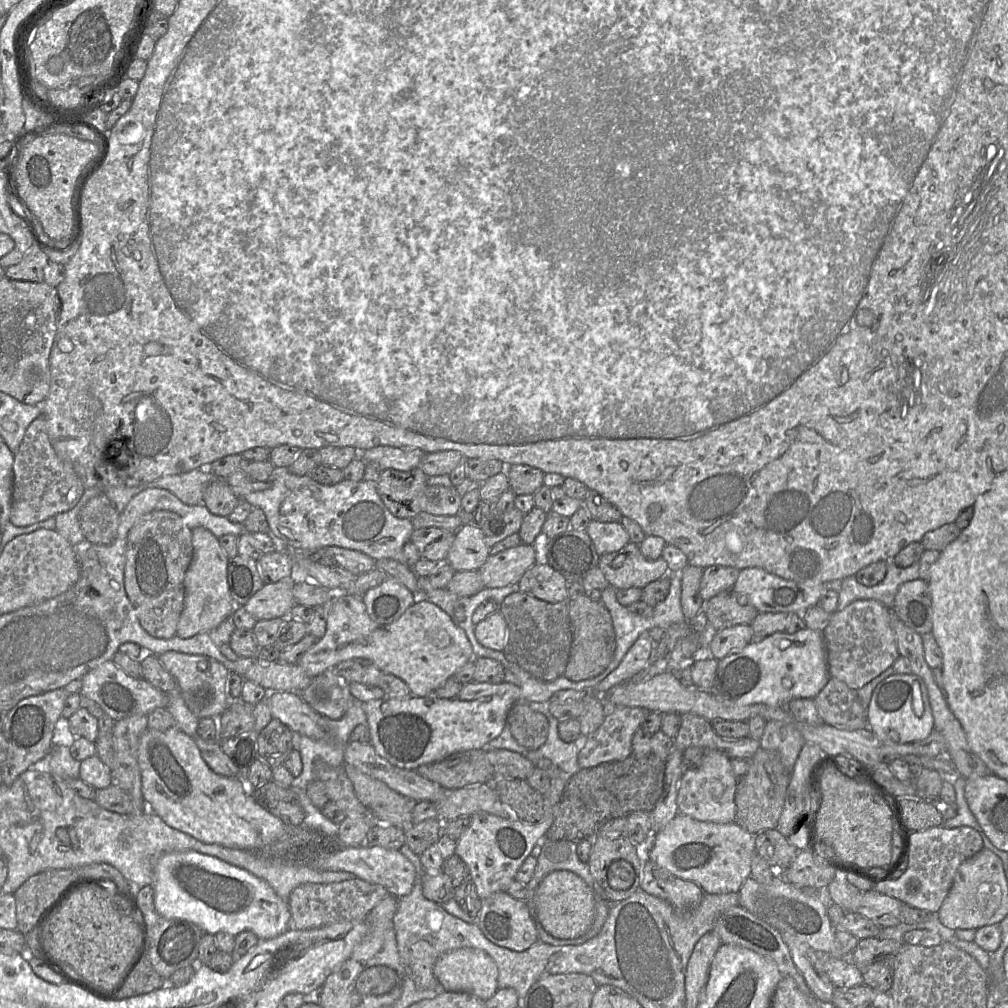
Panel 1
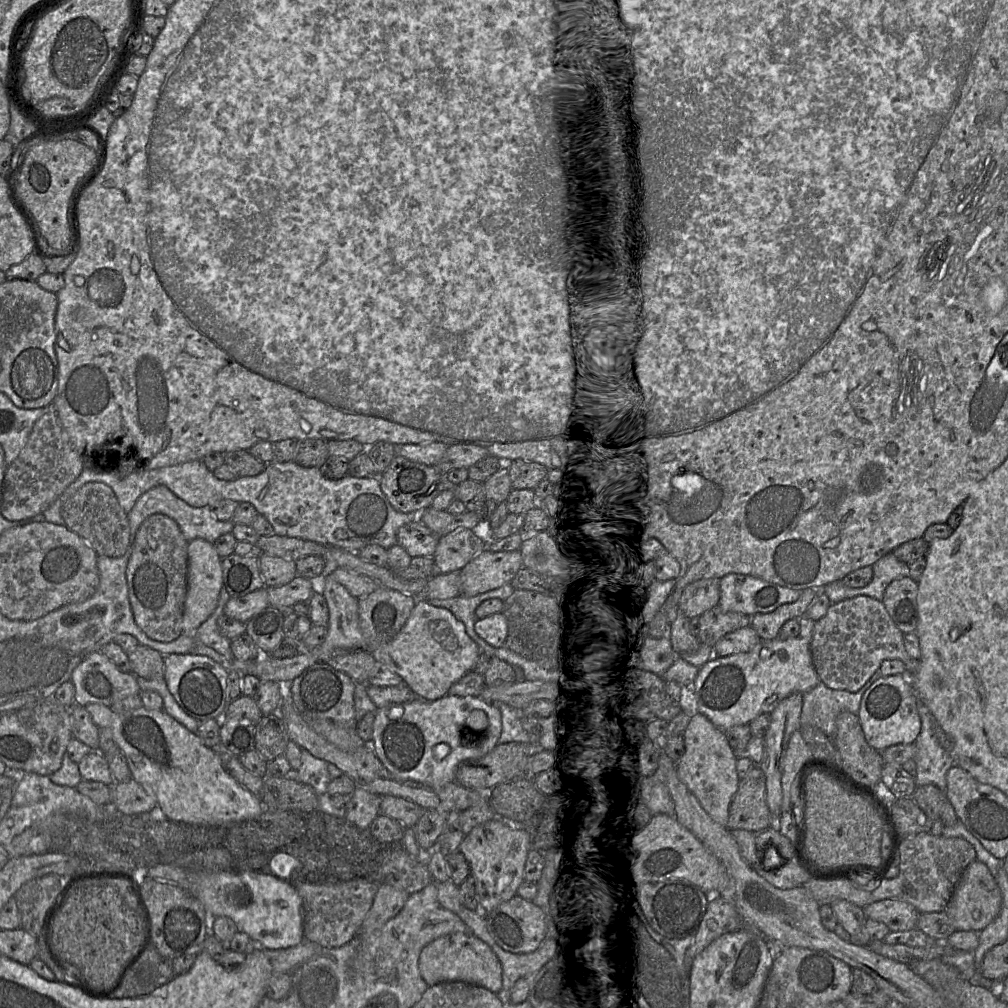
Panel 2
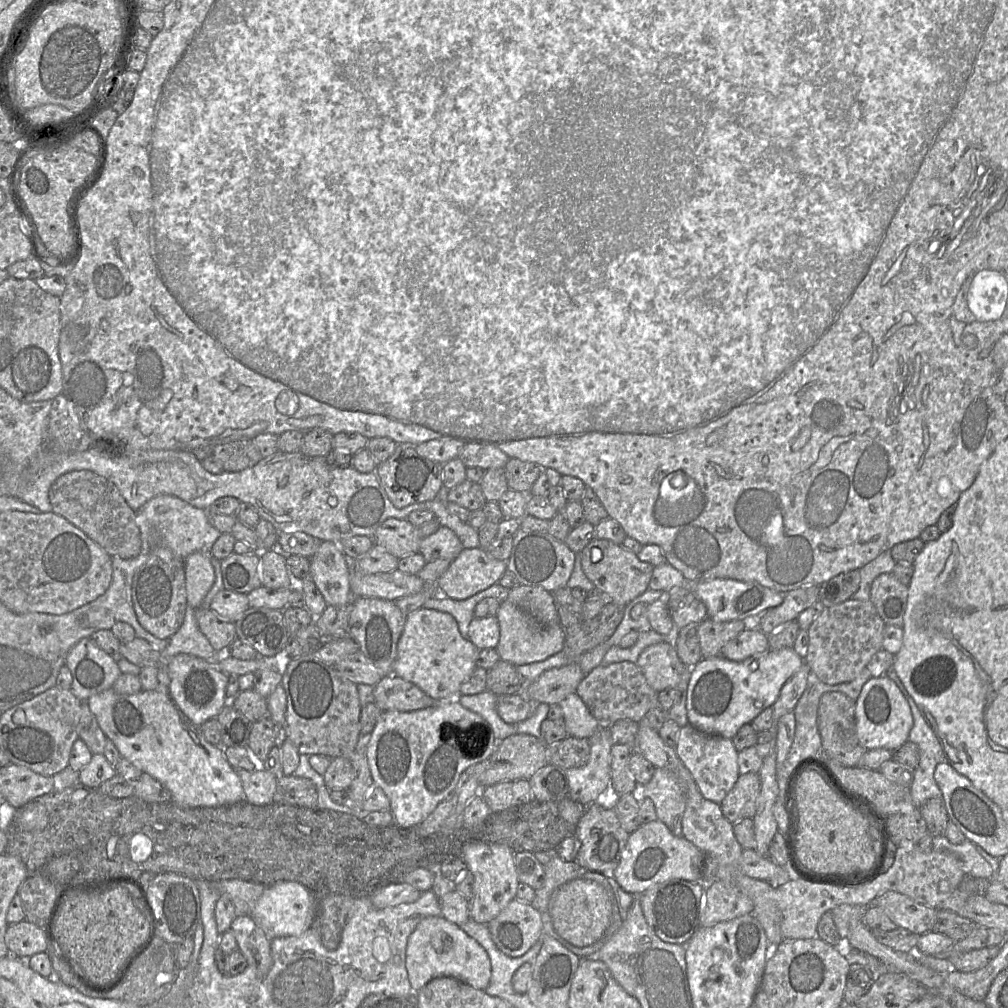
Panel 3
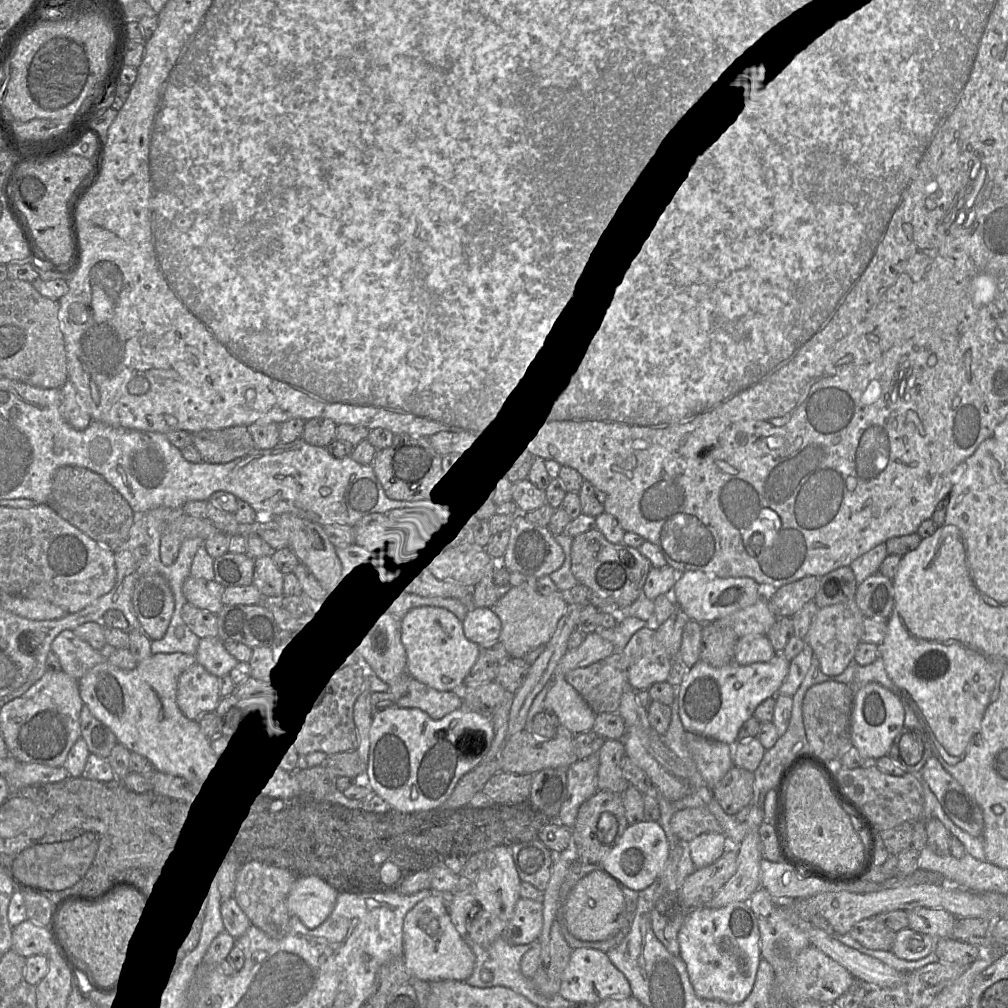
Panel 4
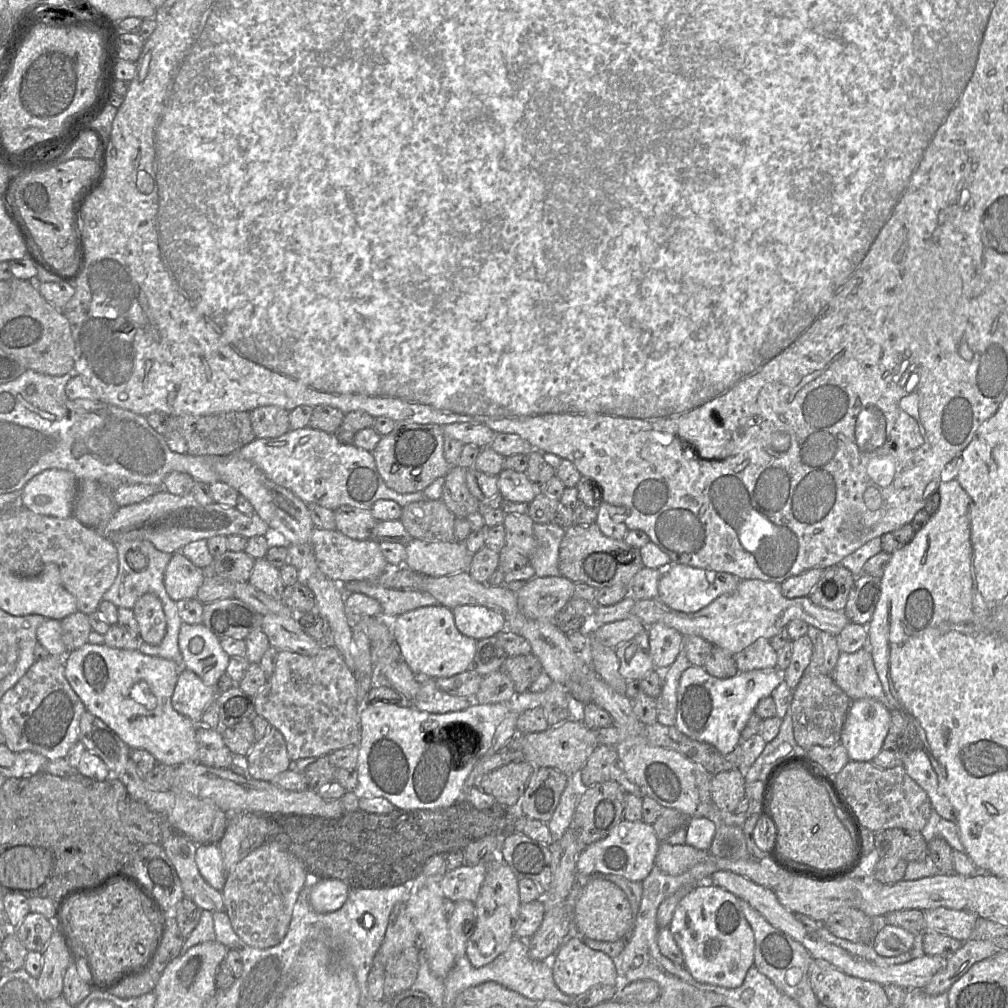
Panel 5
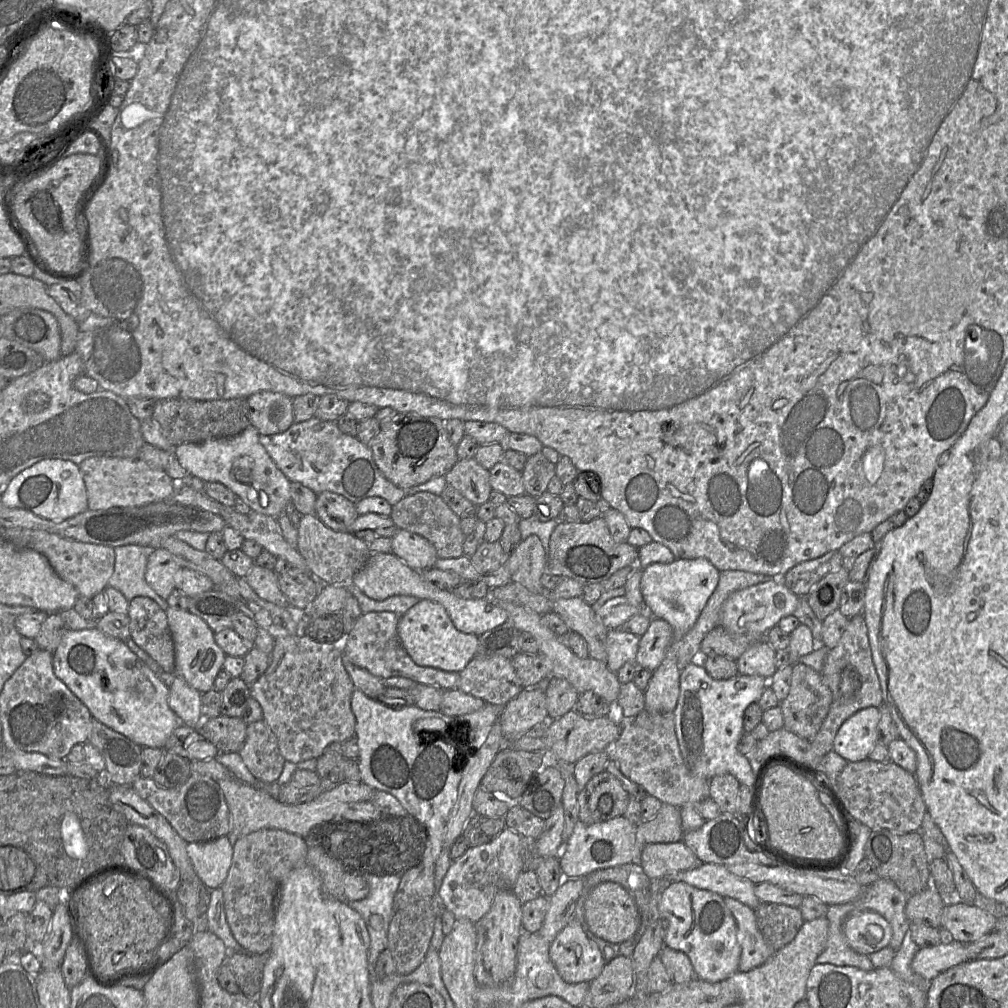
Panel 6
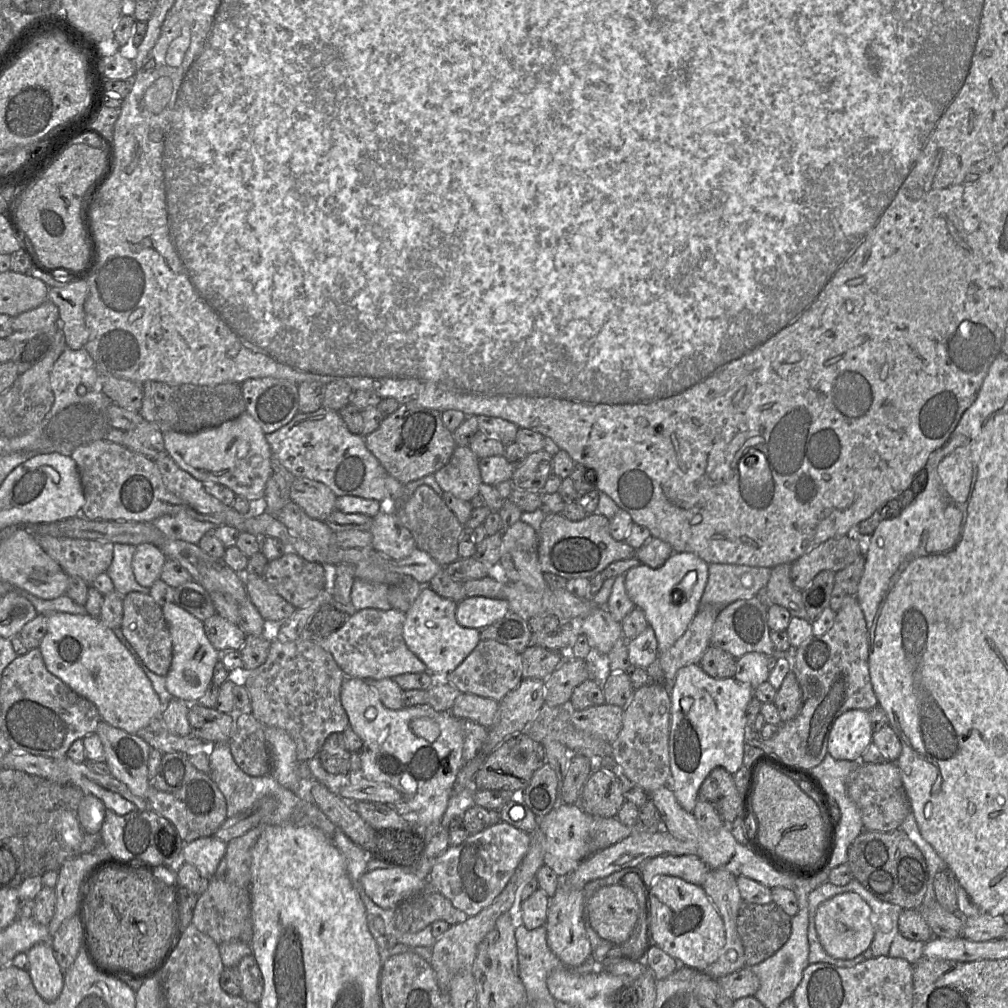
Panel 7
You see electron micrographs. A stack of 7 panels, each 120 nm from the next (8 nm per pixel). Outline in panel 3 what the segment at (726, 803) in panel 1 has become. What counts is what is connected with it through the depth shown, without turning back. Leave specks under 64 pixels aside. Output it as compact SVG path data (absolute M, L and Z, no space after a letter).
M688 724L680 727L676 752L692 774L702 796L721 804L739 778L738 752L732 739L704 733Z

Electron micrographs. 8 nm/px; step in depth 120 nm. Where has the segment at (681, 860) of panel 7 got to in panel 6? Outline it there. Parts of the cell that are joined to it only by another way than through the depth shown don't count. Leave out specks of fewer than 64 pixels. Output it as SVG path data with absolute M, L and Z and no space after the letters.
M702 863L694 869L672 873L660 879L684 882L722 897L731 897L752 909L765 903L755 895L755 884L752 881L731 873L726 867L719 864Z

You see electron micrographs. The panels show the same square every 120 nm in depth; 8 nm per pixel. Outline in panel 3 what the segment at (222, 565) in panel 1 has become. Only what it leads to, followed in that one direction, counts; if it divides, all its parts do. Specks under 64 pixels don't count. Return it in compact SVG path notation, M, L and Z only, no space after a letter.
M195 552L185 560L187 606L197 609L212 588L215 571L209 553Z

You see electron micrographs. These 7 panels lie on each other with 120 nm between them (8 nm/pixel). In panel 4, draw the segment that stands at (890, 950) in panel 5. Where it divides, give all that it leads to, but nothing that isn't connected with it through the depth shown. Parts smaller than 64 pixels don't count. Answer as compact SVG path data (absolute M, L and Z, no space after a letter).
M907 927L896 932L891 952L905 960L919 960L934 952L939 939Z

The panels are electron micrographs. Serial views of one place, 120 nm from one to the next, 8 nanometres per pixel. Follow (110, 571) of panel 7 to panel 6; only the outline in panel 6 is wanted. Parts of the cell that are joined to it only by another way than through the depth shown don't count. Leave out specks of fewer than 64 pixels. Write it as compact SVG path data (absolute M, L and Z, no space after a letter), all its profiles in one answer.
M125 545L114 550L115 568L108 586L119 590L128 601L138 596L149 597L166 611L170 605L150 587L145 579L147 561L155 548Z

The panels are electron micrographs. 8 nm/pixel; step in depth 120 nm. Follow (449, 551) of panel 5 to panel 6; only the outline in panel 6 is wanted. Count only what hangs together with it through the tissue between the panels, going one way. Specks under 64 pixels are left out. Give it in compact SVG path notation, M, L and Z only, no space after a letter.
M398 529L391 540L391 553L412 569L424 571L434 567L438 559L437 551L424 537L404 529Z

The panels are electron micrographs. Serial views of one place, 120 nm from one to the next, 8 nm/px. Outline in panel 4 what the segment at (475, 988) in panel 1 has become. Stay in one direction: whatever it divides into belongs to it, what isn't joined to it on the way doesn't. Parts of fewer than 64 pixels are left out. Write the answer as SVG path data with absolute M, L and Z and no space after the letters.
M435 892L418 902L404 918L403 957L411 978L429 983L444 980L465 981L471 976L476 959L467 938L456 930L448 909Z

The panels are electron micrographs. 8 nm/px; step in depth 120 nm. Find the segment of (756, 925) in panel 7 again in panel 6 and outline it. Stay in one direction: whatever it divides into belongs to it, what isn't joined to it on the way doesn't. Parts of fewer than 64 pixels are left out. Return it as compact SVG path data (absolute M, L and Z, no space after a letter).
M761 903L754 911L757 926L773 951L791 942L805 922L799 908L785 904Z

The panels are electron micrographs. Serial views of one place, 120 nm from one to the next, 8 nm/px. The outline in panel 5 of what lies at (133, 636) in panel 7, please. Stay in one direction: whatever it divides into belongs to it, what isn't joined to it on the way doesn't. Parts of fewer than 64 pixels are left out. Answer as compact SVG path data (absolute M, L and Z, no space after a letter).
M152 593L140 596L132 609L139 625L139 638L150 645L159 645L167 632L161 600Z

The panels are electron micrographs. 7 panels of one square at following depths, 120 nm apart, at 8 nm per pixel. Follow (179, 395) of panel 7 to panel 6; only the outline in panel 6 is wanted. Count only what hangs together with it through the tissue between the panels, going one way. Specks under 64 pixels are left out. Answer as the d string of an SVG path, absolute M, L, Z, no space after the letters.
M185 398L159 399L154 402L152 420L157 422L162 434L173 446L185 443L201 444L209 440L228 439L239 435L251 425L246 398L195 400Z

